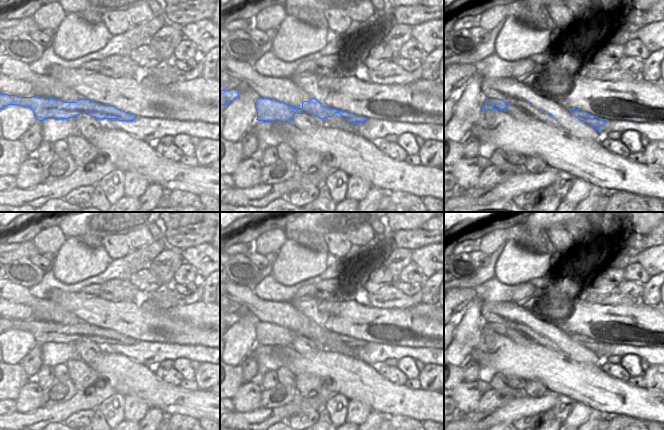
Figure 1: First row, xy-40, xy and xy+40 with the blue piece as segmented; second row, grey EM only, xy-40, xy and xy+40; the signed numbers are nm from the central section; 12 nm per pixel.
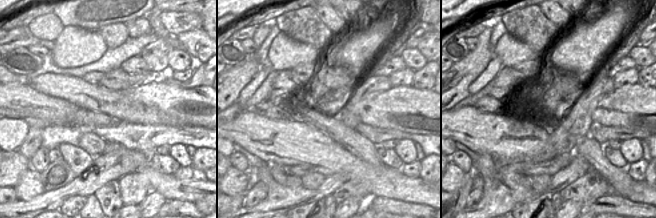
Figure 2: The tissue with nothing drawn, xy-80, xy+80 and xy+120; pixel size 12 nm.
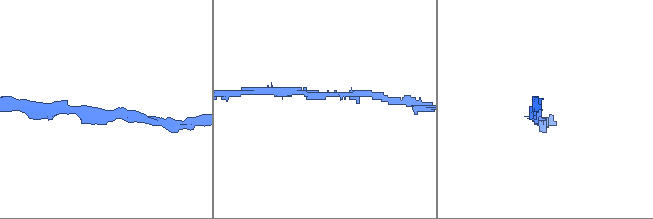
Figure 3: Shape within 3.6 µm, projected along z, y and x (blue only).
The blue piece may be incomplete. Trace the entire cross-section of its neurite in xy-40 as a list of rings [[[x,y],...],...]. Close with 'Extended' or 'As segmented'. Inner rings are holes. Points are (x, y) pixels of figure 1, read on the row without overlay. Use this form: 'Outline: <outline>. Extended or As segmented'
Outline: [[[0,317],[0,333],[8,329],[29,331],[33,335],[35,343],[39,345],[48,342],[75,342],[80,338],[87,338],[97,344],[106,342],[130,346],[137,342],[134,338],[127,337],[114,330],[103,329],[85,322],[77,326],[65,326],[39,319],[19,321]]]. As segmented

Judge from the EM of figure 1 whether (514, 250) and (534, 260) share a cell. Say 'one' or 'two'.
one

